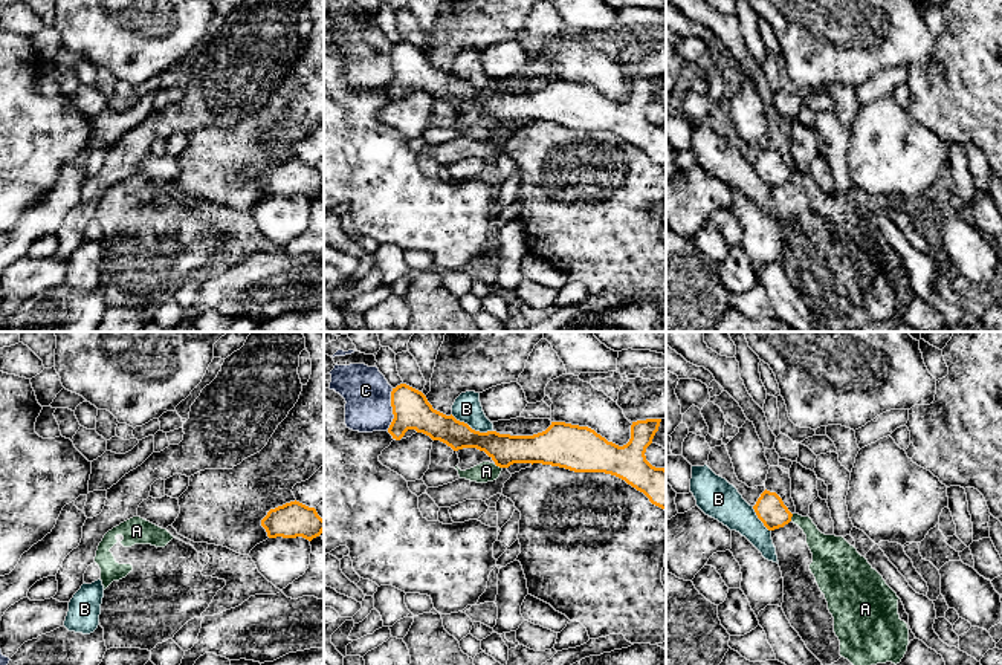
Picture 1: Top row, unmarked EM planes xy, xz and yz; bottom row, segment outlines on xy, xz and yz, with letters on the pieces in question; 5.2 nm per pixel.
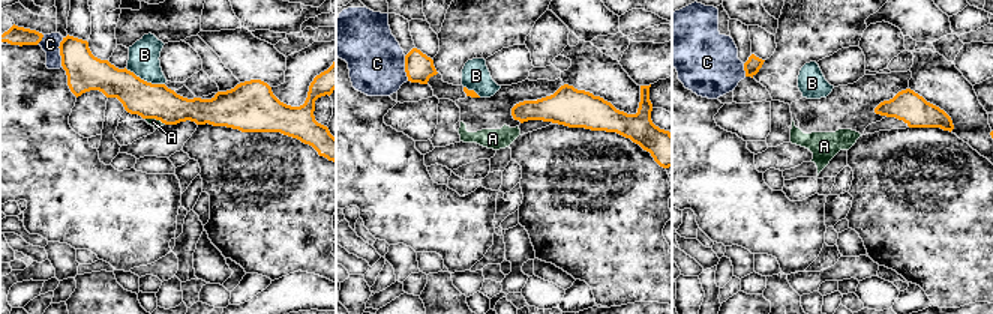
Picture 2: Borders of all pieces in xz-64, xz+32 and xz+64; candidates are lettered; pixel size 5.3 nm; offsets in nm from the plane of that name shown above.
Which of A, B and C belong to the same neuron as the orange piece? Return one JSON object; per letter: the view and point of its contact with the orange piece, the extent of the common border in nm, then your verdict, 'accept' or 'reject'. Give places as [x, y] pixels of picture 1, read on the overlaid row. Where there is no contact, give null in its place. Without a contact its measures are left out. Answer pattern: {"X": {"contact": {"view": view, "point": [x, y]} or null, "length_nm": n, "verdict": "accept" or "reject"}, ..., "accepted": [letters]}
{"A": {"contact": {"view": "xz", "point": [498, 465]}, "length_nm": 50, "verdict": "reject"}, "B": {"contact": {"view": "xz", "point": [471, 428]}, "length_nm": 240, "verdict": "reject"}, "C": {"contact": {"view": "xz", "point": [393, 410]}, "length_nm": 220, "verdict": "reject"}, "accepted": []}

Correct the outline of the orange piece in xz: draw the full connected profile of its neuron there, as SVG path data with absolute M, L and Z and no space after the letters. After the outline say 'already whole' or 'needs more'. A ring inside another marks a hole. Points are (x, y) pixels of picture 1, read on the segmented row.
M406 384L393 388L391 407L394 419L388 433L396 440L408 430L415 430L454 451L463 448L484 451L499 468L513 463L542 463L574 472L611 474L666 511L666 469L652 466L645 456L661 419L632 422L629 442L619 446L588 427L565 422L551 422L545 431L533 436L480 433L452 414L434 410L422 391Z; already whole

